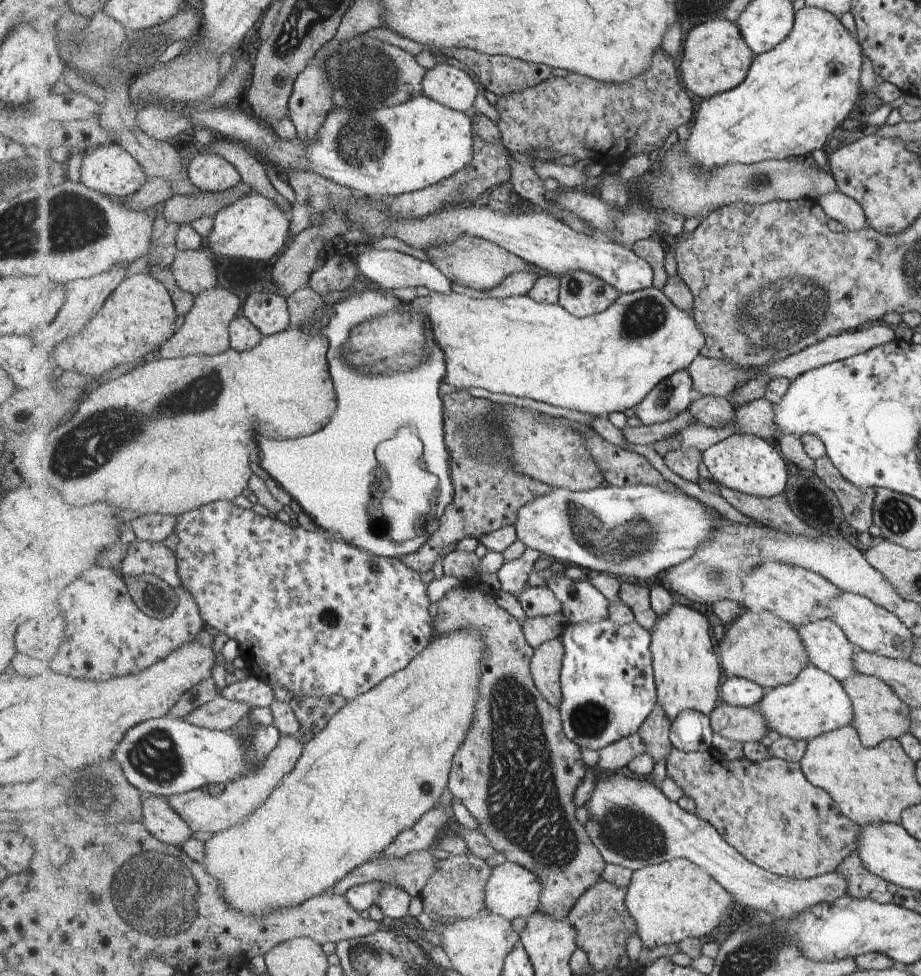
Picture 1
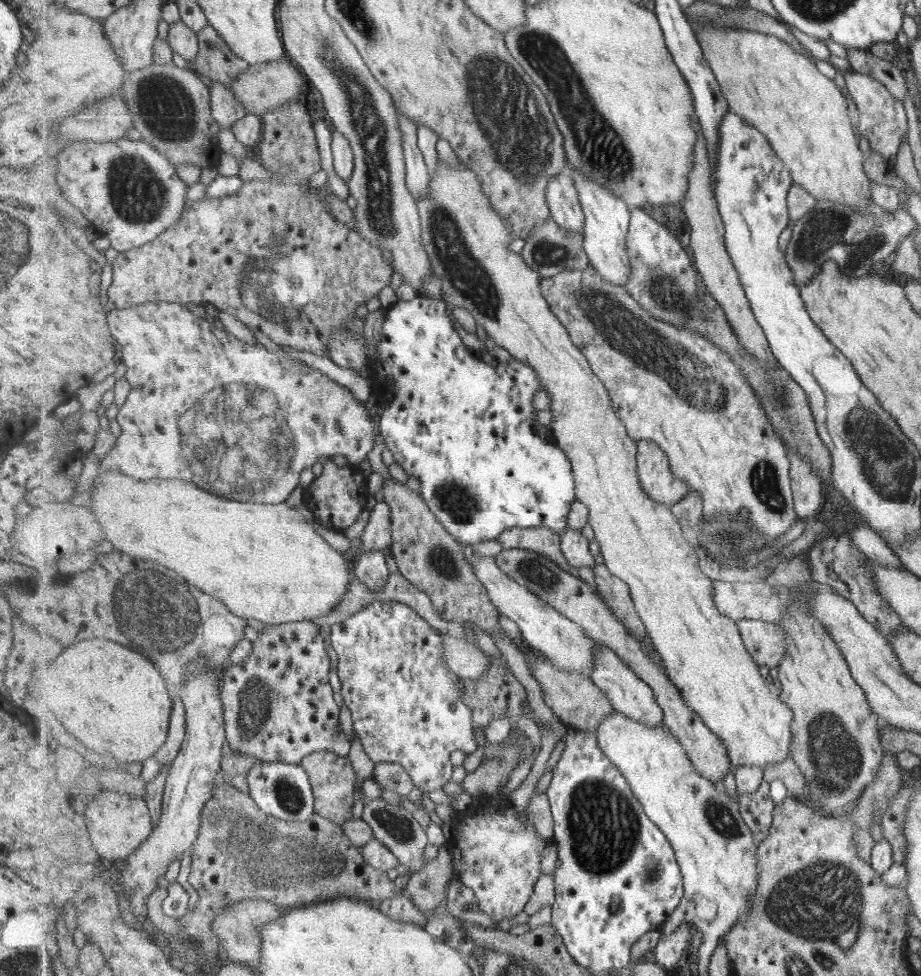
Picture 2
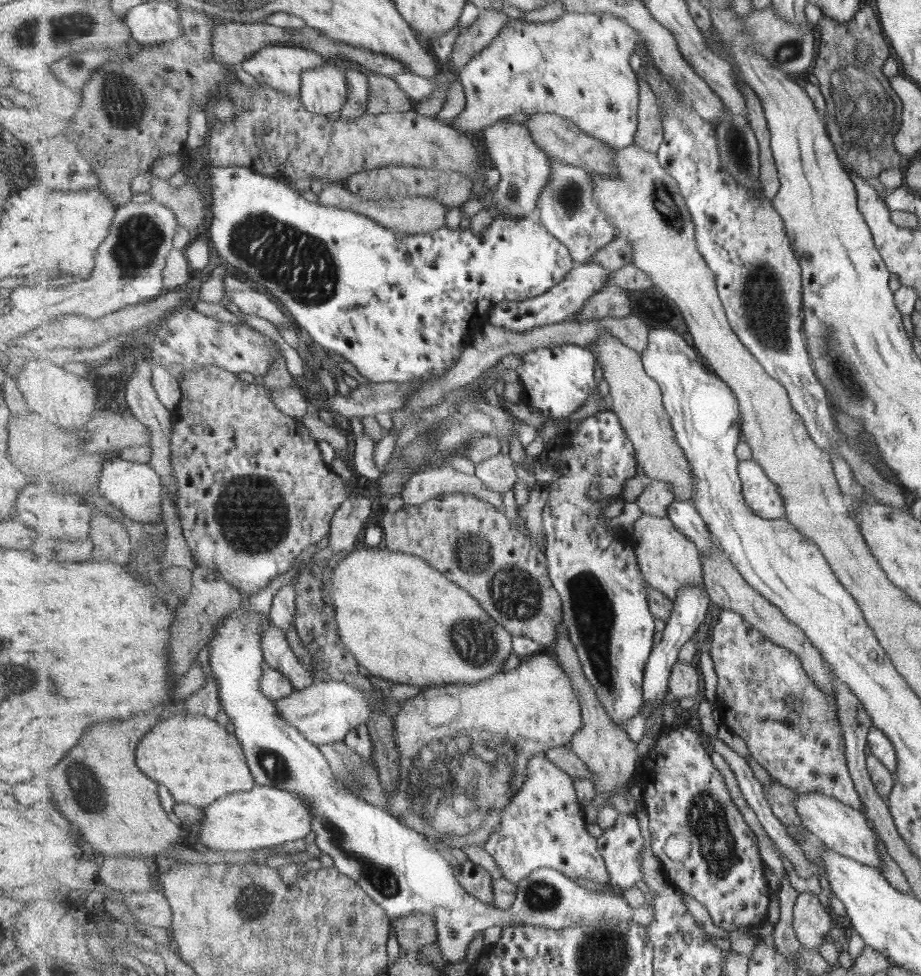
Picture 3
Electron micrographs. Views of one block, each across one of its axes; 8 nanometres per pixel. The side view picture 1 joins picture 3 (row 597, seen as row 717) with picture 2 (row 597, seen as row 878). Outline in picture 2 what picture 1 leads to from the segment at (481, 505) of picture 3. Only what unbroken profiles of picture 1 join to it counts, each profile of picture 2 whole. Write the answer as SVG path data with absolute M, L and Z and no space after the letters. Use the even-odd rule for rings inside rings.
M503 548L496 559L503 572L519 581L522 586L527 586L531 593L547 601L566 617L582 625L587 636L593 638L597 643L603 643L612 648L644 681L647 681L647 684L650 684L651 688L654 688L658 703L664 710L663 723L669 728L671 734L681 741L698 771L720 785L723 778L729 774L732 761L723 739L714 734L706 726L702 716L687 704L679 688L663 671L663 665L657 663L644 651L639 640L631 636L627 626L615 616L597 590L593 590L587 582L567 572L550 557L539 552Z

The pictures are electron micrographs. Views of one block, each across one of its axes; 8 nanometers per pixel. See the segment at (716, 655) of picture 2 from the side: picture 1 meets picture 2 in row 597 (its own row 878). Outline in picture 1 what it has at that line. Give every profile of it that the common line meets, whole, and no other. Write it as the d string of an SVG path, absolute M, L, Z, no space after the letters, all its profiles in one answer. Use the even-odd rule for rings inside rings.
M680 857L679 859L674 859L673 861L668 861L662 864L650 865L641 869L638 869L632 875L631 885L628 887L627 897L626 897L626 906L629 909L630 916L634 918L635 923L639 929L639 936L643 938L643 942L649 946L649 948L657 948L657 946L668 944L675 945L681 943L683 940L689 938L703 938L705 936L707 938L708 935L711 935L715 932L717 926L719 926L719 922L721 922L721 918L727 916L727 910L729 910L729 906L731 906L731 902L734 901L734 905L736 904L735 900L731 900L731 894L723 888L721 884L717 880L714 880L713 877L710 876L709 873L706 872L705 869L699 867L697 864L690 862L688 859L684 857Z

